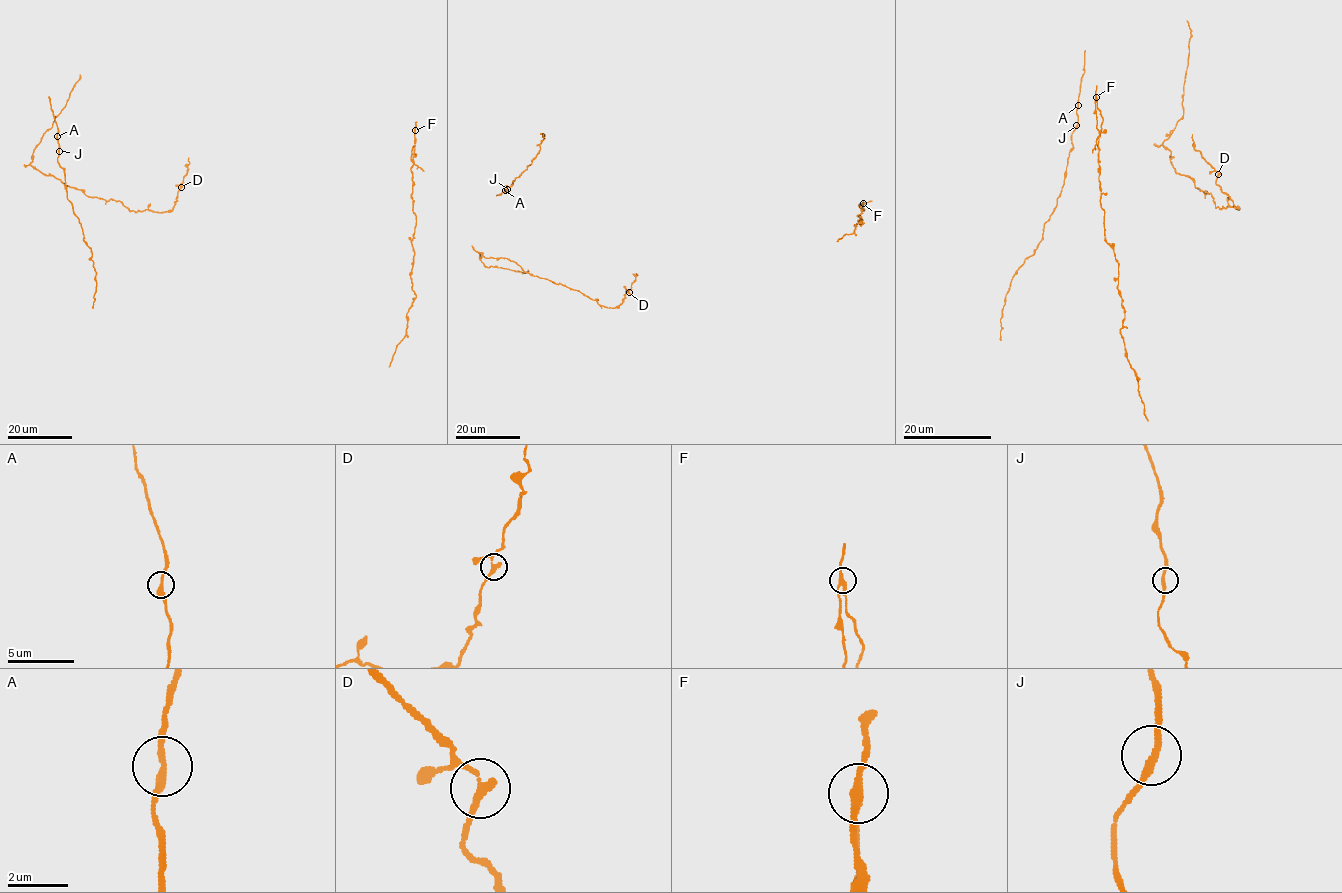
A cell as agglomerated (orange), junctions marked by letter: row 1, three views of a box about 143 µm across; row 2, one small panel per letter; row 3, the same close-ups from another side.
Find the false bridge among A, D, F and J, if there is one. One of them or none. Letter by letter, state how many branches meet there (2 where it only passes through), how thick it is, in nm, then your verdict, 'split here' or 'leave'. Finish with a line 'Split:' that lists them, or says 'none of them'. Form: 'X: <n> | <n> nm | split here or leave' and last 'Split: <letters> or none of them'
A: 2 | 260 nm | leave
D: 2 | 260 nm | leave
F: 3 | 200 nm | split here
J: 2 | 200 nm | leave
Split: F

